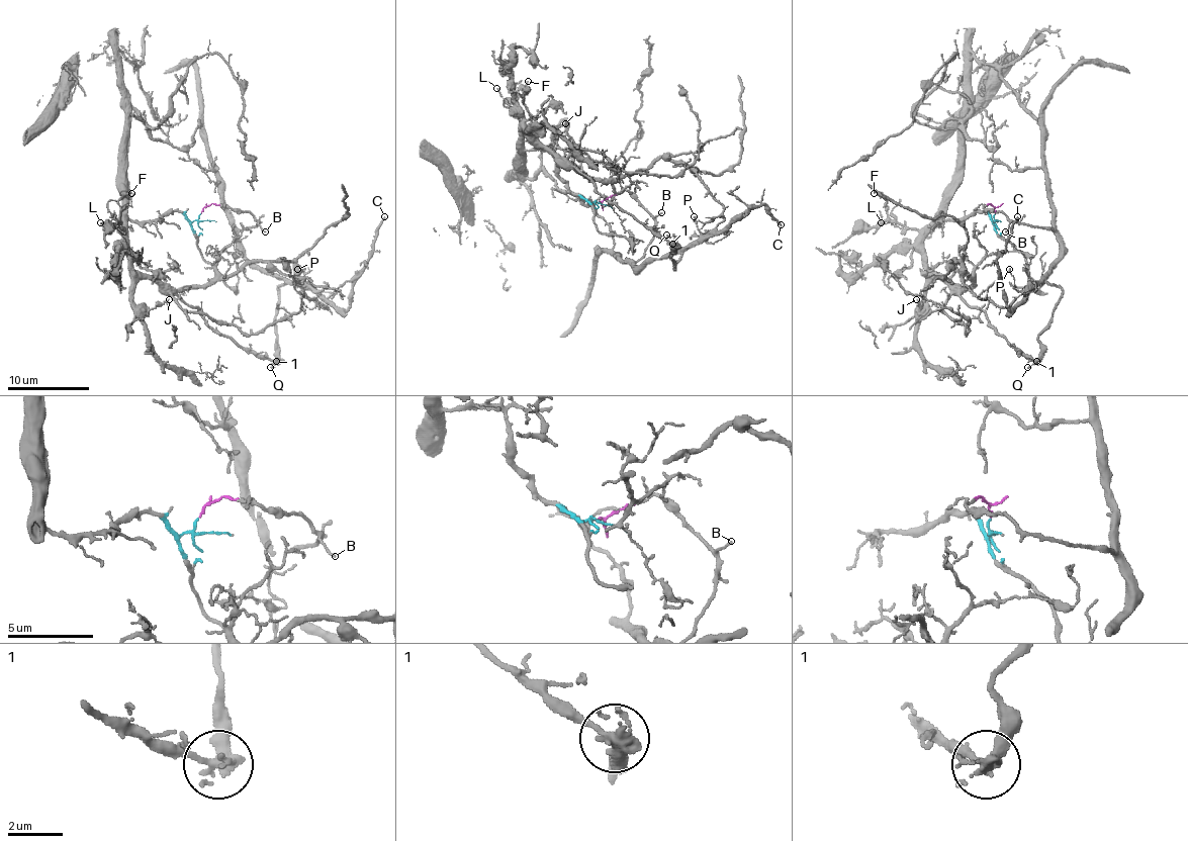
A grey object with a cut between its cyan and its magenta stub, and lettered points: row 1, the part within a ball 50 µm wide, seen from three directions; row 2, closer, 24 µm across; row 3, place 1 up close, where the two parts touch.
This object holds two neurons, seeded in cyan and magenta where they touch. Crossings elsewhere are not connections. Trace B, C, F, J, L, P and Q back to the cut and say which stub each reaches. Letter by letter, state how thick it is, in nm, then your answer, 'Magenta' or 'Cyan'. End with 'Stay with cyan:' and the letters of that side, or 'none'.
B: Thickness 100 nm. Magenta
C: Thickness 220 nm. Magenta
F: Thickness 150 nm. Cyan
J: Thickness 140 nm. Cyan
L: Thickness 100 nm. Cyan
P: Thickness 150 nm. Magenta
Q: Thickness 90 nm. Magenta
Stay with cyan: F, J, L

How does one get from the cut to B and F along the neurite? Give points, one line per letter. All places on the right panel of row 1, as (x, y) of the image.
B: (994, 214), (990, 203), (984, 207), (992, 207), (1006, 218), (1008, 228), (1004, 232)
F: (994, 214), (992, 220), (986, 212), (974, 212), (919, 230), (897, 224), (887, 201), (875, 193)

